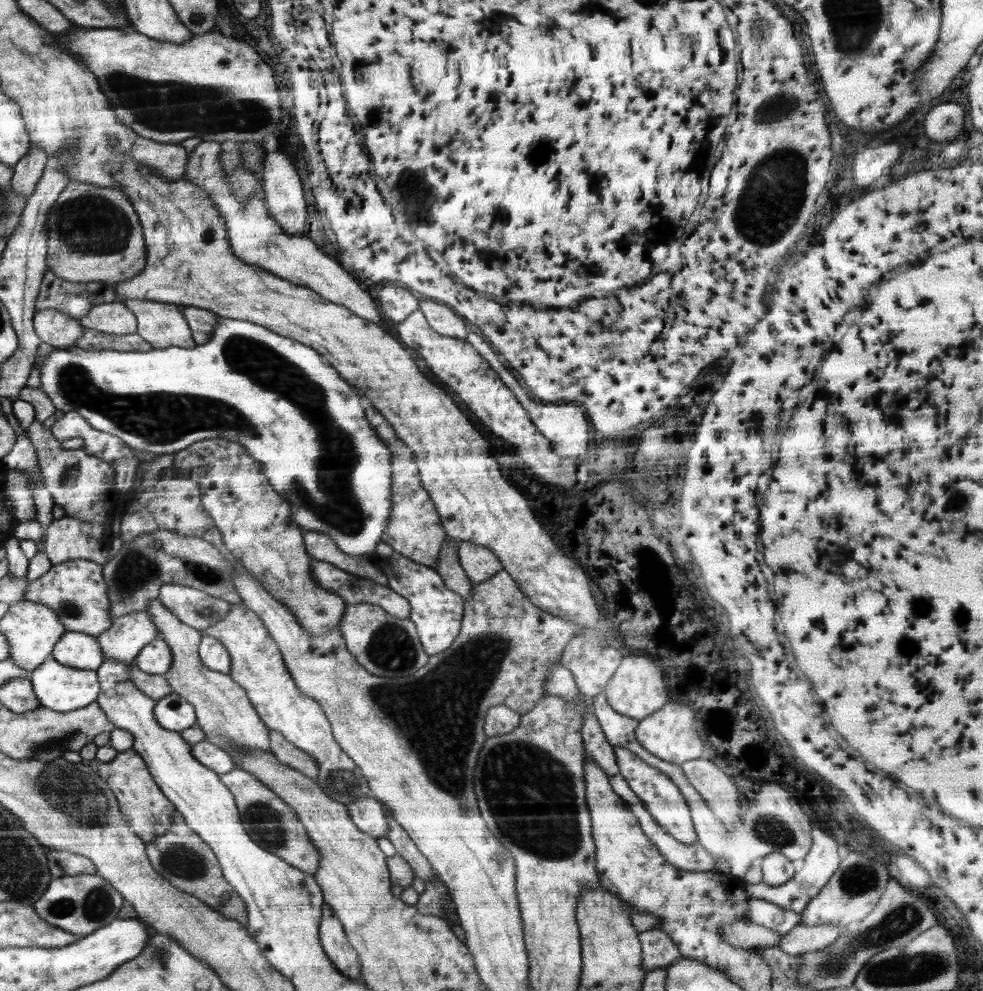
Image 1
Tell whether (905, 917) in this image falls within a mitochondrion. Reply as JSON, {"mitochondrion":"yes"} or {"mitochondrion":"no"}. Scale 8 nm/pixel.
{"mitochondrion":"yes"}

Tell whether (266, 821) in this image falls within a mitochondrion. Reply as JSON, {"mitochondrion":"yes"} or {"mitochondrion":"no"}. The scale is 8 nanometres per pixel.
{"mitochondrion":"yes"}

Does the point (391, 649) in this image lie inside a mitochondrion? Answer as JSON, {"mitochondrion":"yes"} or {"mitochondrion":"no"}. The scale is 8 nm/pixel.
{"mitochondrion":"yes"}

